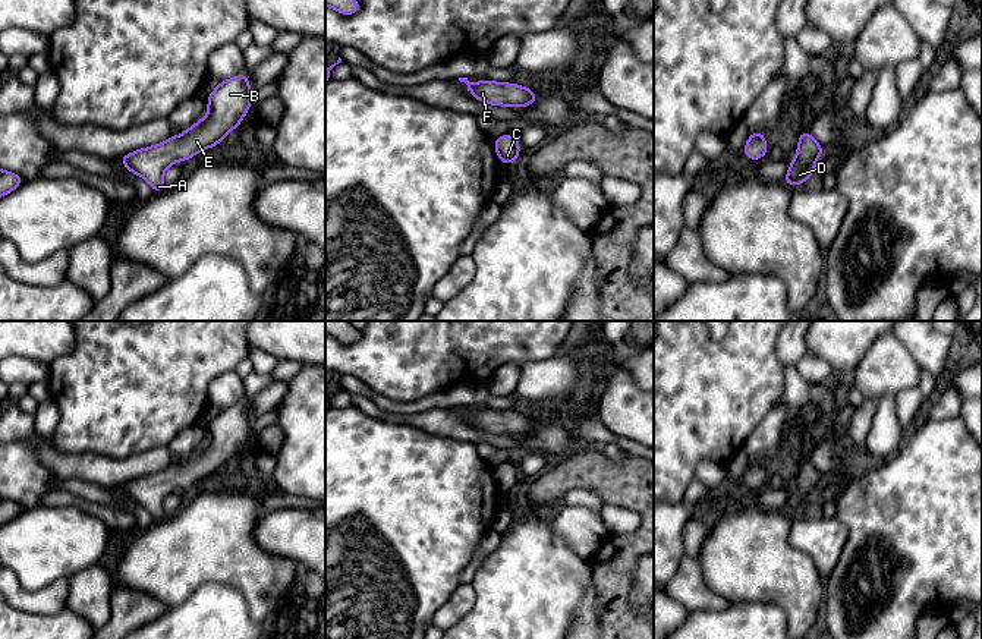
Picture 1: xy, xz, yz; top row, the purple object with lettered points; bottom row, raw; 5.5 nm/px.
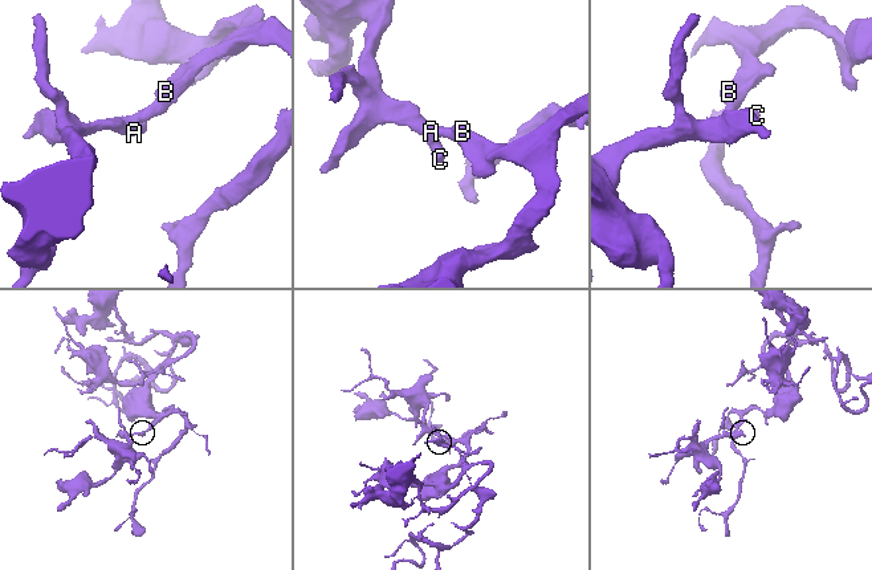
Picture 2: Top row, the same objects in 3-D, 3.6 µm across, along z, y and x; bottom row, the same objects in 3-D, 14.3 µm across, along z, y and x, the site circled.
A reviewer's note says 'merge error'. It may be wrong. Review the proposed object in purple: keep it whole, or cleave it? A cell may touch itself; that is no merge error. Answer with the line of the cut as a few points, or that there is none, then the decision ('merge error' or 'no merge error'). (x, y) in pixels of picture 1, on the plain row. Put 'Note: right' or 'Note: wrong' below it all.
no cut | no merge error
Note: wrong

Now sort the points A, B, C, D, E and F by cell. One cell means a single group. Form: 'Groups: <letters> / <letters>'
Groups: A B C D E F

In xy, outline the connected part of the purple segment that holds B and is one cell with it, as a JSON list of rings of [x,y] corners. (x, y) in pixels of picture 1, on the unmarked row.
[[[246,402],[221,409],[208,424],[210,441],[199,450],[183,459],[180,465],[173,463],[161,472],[122,484],[119,490],[160,522],[166,517],[163,503],[171,492],[221,472],[232,457],[240,456],[242,446],[251,438],[252,424]]]

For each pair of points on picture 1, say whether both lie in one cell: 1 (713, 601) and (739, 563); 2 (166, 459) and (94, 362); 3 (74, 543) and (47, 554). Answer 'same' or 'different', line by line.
1: different
2: different
3: same

